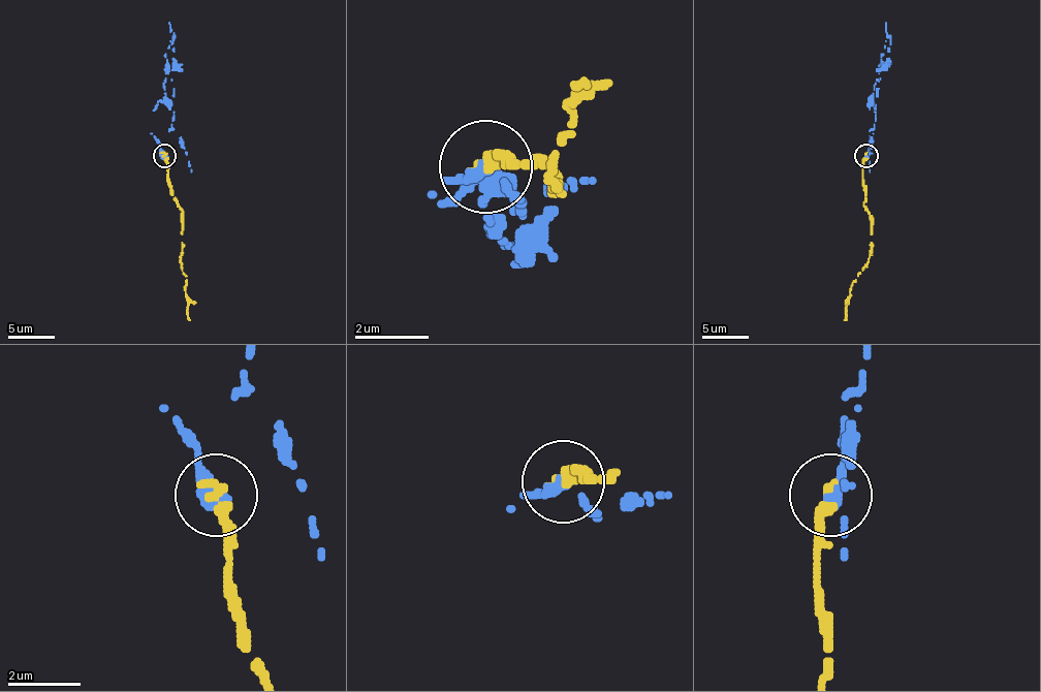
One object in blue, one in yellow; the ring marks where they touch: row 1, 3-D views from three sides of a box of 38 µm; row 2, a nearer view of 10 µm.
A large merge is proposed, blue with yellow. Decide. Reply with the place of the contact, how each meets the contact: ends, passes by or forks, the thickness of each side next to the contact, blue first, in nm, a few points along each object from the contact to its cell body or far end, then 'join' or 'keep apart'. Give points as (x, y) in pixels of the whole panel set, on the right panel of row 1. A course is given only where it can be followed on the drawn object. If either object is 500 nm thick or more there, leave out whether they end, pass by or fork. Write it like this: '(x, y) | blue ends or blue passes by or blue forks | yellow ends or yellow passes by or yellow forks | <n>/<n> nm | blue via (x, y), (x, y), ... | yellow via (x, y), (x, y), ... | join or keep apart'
(865, 155) | blue ends | yellow ends | 420/440 nm | blue via (868, 155), (875, 120), (875, 83), (879, 81), (884, 45), (890, 39), (886, 23) | yellow via (865, 155), (863, 187), (870, 254), (868, 263), (851, 284), (845, 319) | keep apart

